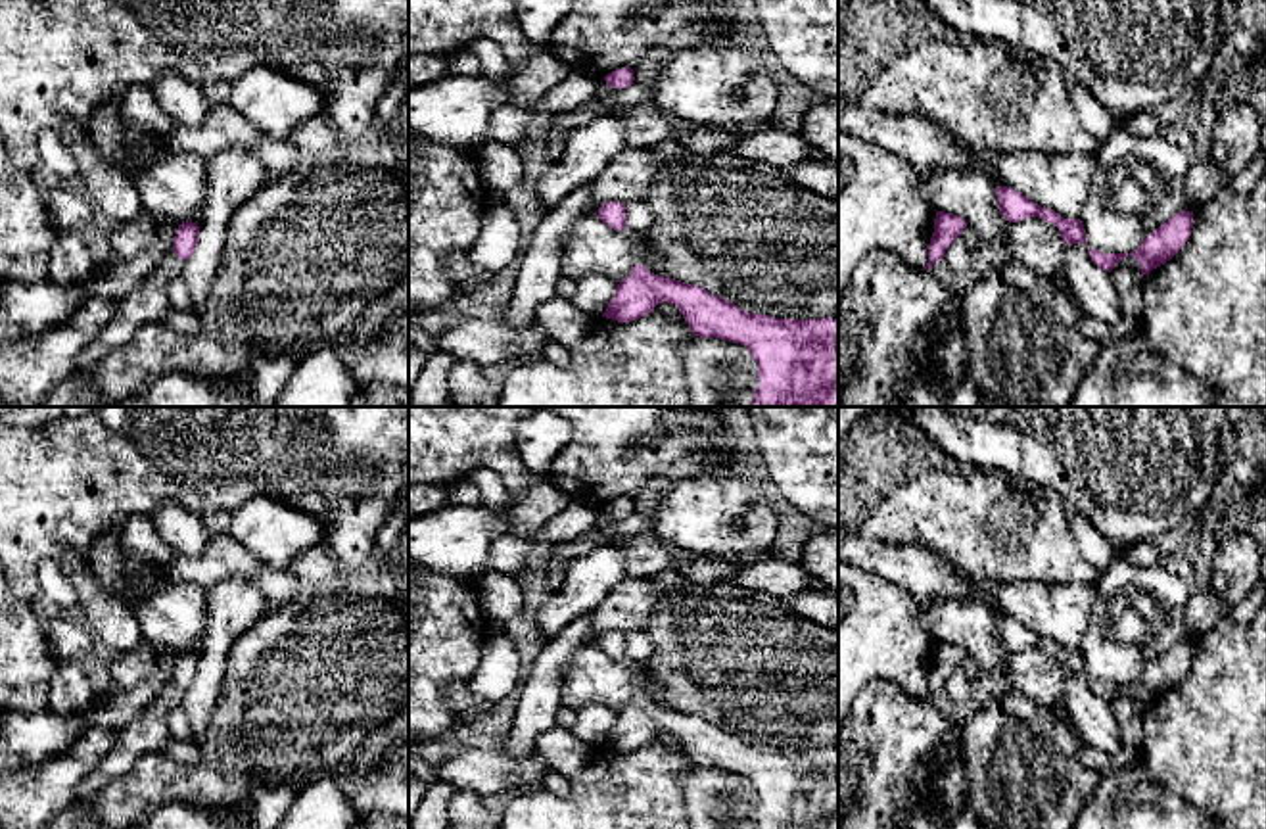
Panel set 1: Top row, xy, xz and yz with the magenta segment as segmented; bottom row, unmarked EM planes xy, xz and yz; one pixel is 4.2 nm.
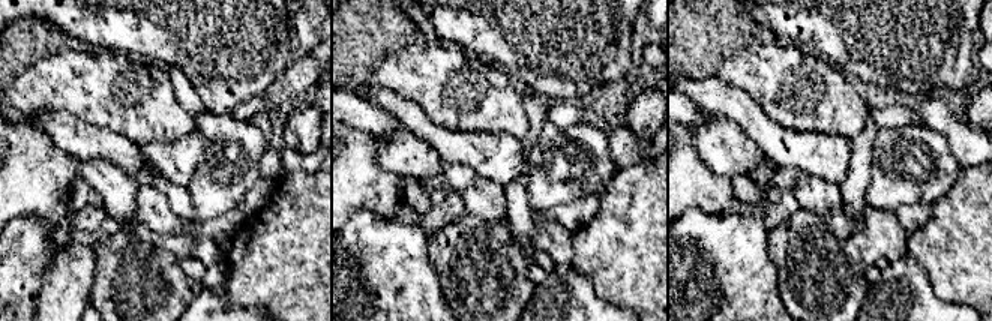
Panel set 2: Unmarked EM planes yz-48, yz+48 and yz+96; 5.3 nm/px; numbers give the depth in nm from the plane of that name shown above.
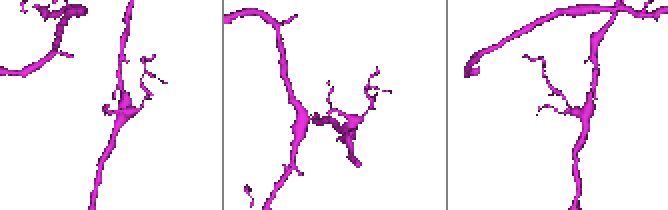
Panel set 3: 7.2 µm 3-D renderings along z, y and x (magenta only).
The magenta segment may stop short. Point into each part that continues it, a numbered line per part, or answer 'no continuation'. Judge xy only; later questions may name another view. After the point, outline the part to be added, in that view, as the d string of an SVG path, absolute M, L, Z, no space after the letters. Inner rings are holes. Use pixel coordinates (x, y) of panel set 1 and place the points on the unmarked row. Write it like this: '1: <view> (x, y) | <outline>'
no continuation

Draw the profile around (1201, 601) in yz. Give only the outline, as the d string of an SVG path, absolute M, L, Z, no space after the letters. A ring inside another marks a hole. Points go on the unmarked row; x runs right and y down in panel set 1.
M1208 585L1203 591L1191 593L1189 604L1185 608L1185 626L1189 629L1191 641L1210 631L1220 620L1224 620L1228 606Z

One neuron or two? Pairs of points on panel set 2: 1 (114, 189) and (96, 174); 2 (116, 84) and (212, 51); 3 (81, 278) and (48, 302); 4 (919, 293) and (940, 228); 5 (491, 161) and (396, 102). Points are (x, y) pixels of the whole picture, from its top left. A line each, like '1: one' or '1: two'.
1: one
2: two
3: one
4: two
5: one

